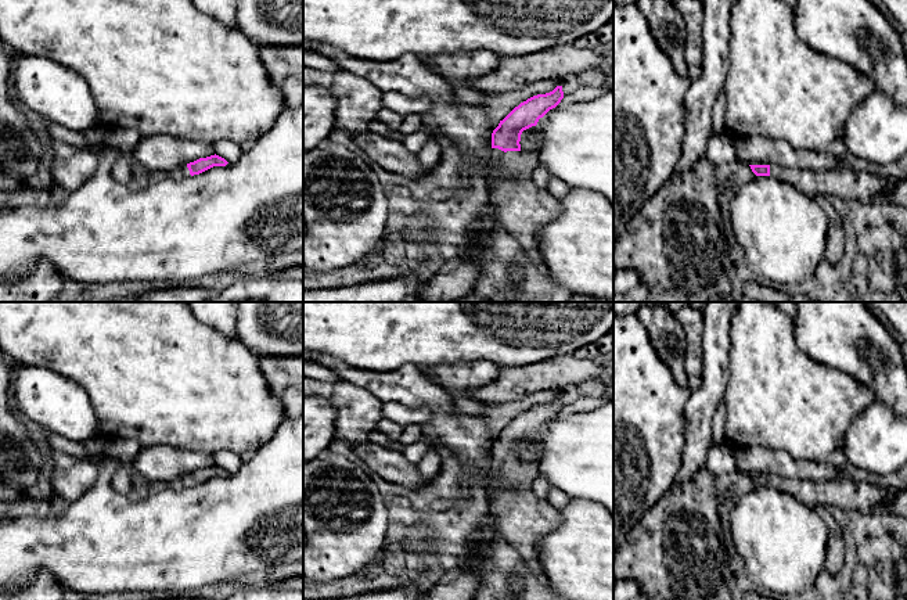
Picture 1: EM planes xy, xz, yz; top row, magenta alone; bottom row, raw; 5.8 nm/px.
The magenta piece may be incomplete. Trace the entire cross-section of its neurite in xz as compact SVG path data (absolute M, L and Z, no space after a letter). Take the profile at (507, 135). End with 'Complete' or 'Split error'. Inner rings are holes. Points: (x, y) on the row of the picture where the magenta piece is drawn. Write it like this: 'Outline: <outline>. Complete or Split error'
Outline: M562 86L537 94L515 107L492 133L492 157L496 175L504 179L530 177L537 166L537 155L521 150L521 134L536 126L550 109L564 98Z. Split error

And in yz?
Outline: M850 164L821 172L781 168L777 165L749 165L756 176L774 176L791 183L799 191L816 195L836 195L843 201L875 202L895 183L868 172L856 172Z. Split error

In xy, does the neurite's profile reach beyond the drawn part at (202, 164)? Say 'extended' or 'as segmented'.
extended

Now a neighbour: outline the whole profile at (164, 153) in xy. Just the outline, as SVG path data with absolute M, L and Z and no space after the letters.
M156 134L141 137L129 157L152 172L174 176L184 165L210 155L215 155L212 143Z

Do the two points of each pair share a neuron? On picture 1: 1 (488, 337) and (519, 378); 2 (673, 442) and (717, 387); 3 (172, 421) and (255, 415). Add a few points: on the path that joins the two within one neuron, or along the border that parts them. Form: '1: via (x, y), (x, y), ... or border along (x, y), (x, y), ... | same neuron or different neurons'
1: border along (540, 359), (532, 363), (499, 367) | different neurons
2: border along (688, 396), (684, 405), (684, 449), (680, 460) | different neurons
3: via (193, 415), (234, 415) | same neuron

